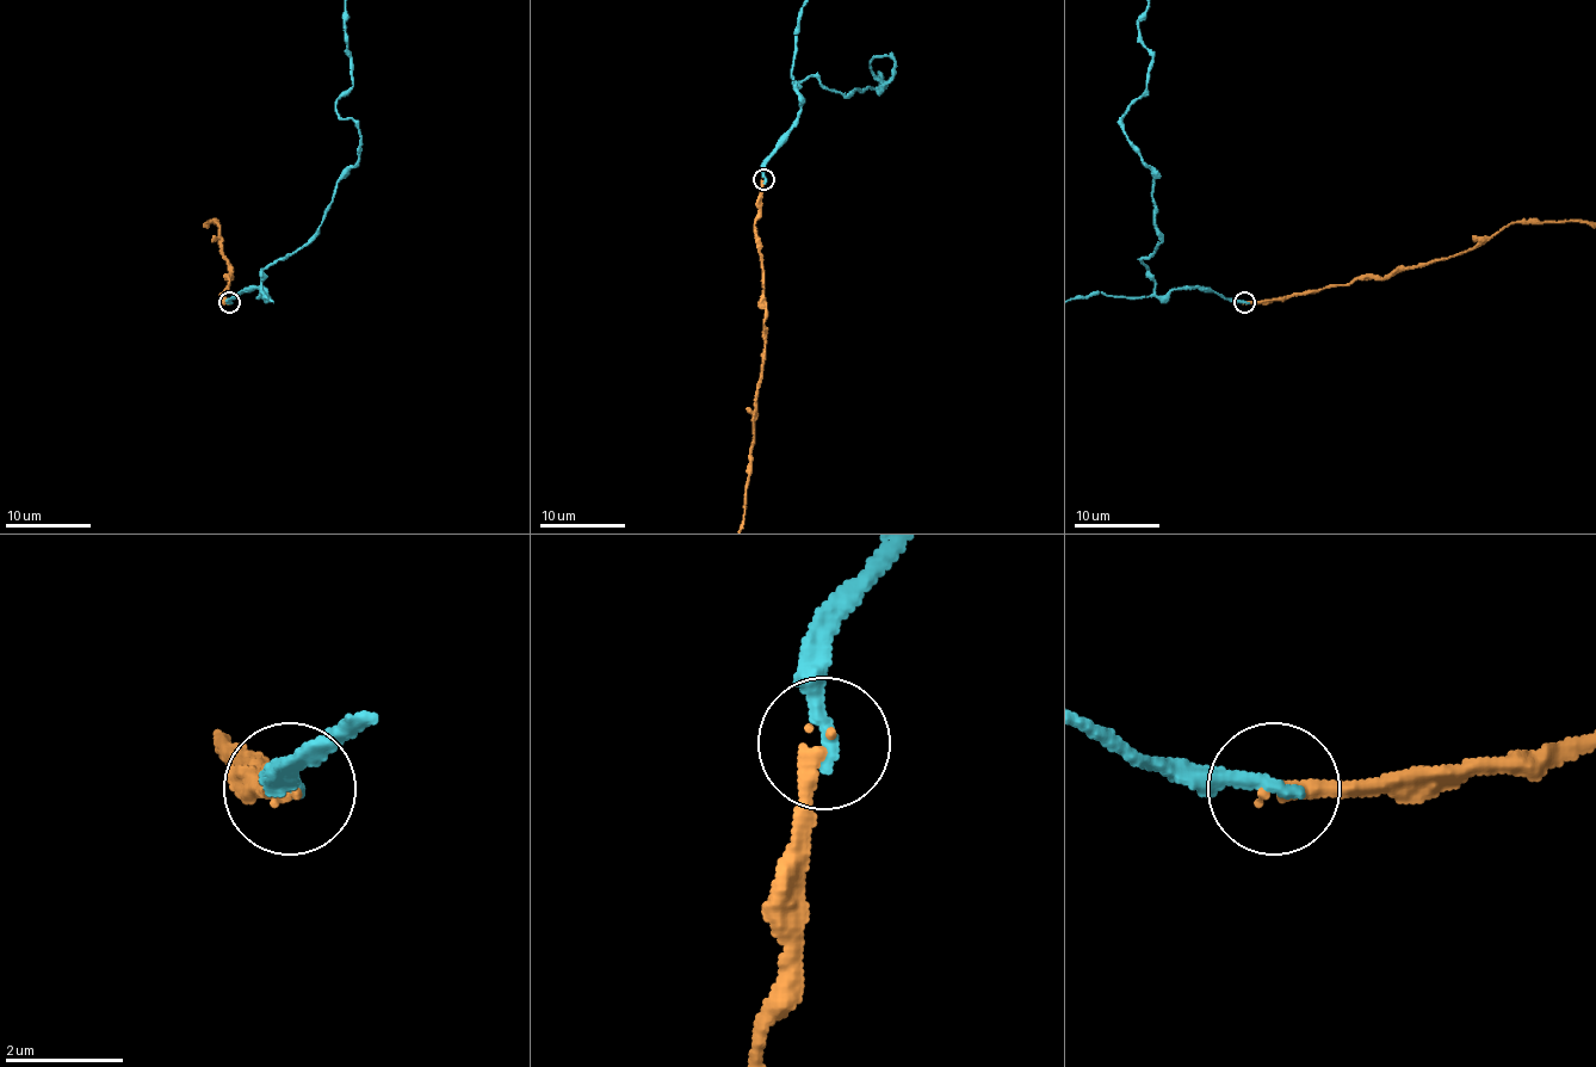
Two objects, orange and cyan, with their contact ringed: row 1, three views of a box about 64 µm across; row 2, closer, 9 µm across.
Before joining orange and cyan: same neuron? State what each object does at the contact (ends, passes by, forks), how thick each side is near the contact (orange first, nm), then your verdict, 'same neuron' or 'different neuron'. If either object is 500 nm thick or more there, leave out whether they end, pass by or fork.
orange ends; cyan ends; calibres 200 and 280 nm; different neuron

